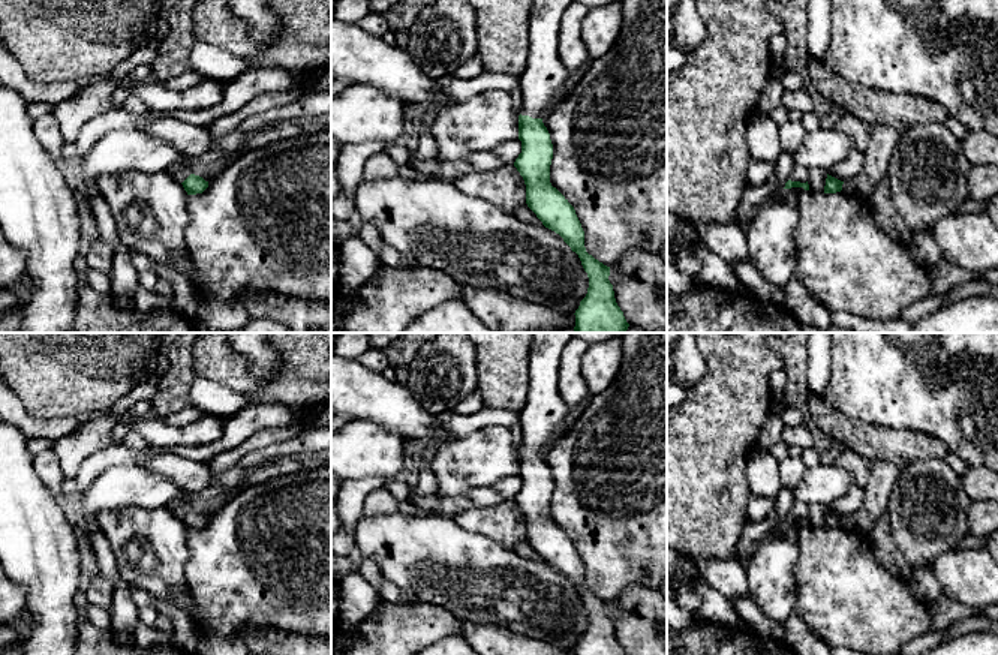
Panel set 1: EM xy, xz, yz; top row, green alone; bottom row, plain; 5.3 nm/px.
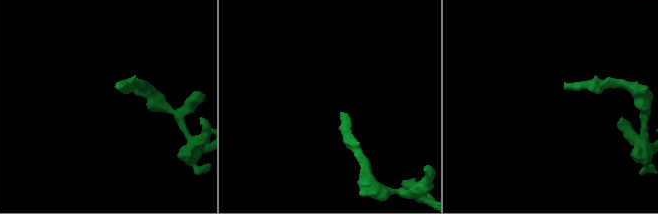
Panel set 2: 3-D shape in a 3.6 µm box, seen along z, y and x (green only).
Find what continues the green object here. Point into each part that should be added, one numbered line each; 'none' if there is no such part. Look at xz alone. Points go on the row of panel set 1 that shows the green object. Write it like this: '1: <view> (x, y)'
1: xz (543, 83)

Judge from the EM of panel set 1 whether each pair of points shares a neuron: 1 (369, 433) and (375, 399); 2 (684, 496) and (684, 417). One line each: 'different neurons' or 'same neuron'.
1: different neurons
2: same neuron

